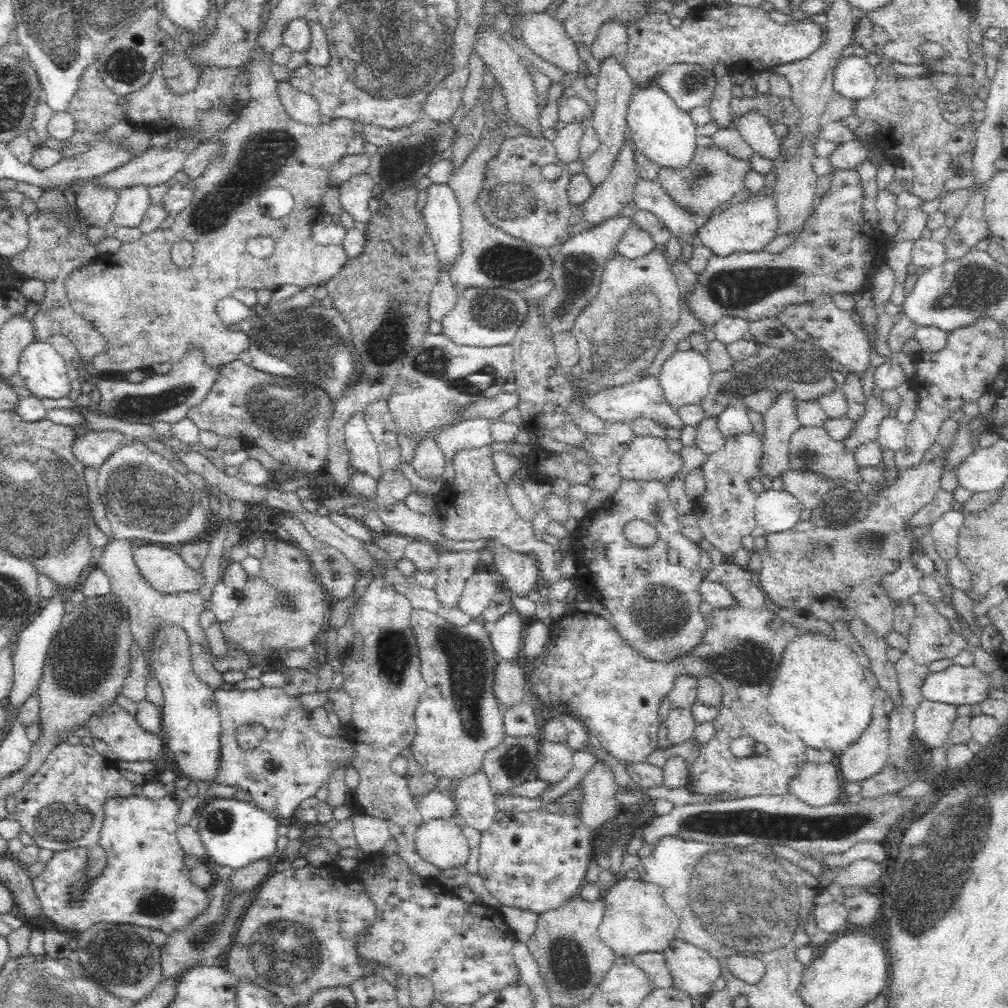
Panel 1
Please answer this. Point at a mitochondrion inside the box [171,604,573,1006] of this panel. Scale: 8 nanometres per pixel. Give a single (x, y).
(283, 949)

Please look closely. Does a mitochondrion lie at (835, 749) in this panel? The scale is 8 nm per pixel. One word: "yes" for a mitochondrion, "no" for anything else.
no

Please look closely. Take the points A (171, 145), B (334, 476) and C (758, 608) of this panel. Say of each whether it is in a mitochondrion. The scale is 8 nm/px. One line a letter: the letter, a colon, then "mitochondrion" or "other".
A: other
B: other
C: other

